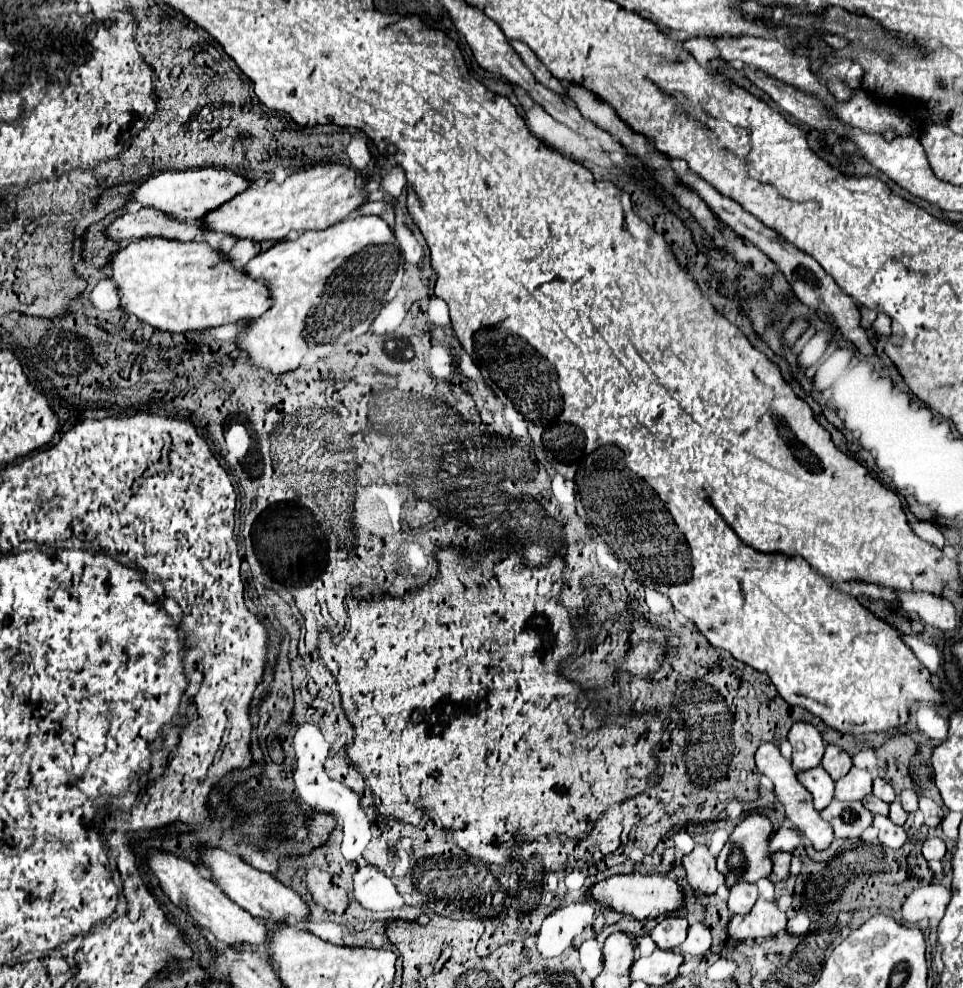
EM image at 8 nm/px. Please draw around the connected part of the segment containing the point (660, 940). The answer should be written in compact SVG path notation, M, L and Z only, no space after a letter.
M663 917L655 929L651 931L651 939L657 943L659 949L675 949L687 937L687 919L685 917Z

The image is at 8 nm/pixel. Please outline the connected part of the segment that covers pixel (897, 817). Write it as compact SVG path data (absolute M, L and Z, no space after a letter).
M893 801L893 803L889 805L888 817L891 821L895 821L897 825L903 825L903 823L905 823L905 819L907 819L907 813L905 813L905 811L903 811L903 807L899 805L899 801Z

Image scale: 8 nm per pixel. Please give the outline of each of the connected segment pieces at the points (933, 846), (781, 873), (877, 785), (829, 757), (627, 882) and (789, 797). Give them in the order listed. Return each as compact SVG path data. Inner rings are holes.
M939 837L927 839L927 841L923 843L923 857L925 857L927 861L943 859L943 857L945 857L945 853L947 853L945 843L943 843L943 839L939 839Z
M783 851L771 853L771 861L773 861L773 871L771 871L769 879L771 879L773 883L777 883L777 881L783 881L783 879L789 875L791 853L783 853Z
M877 779L875 783L873 783L873 795L875 797L879 797L879 799L883 799L883 801L887 801L887 803L891 803L893 801L893 789L885 783L885 781L881 781L881 779Z
M827 745L823 761L821 761L821 767L829 773L829 777L833 781L837 781L843 775L847 775L849 769L851 769L851 765L853 765L851 757L839 745Z
M641 873L613 875L605 881L599 881L589 887L589 897L599 905L617 911L619 915L623 917L629 915L633 919L647 919L647 917L653 919L671 913L683 905L683 891L677 887L675 881L661 875L641 875Z
M765 741L765 743L759 745L759 749L755 753L755 763L757 763L757 769L773 781L775 795L777 795L779 803L783 805L783 809L785 809L785 817L811 841L813 849L817 849L817 851L827 849L831 845L831 841L833 841L833 829L831 829L831 825L827 825L827 821L823 821L819 817L819 811L815 811L813 801L811 801L811 795L807 793L807 789L803 789L803 785L799 785L791 761L785 759L781 755L781 751L773 743L767 743Z

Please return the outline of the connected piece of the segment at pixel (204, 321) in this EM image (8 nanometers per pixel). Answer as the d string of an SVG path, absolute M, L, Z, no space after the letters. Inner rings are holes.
M139 239L111 253L107 267L111 271L109 279L121 293L119 307L141 323L169 333L255 319L271 305L263 283L251 281L241 269L231 267L207 243Z

